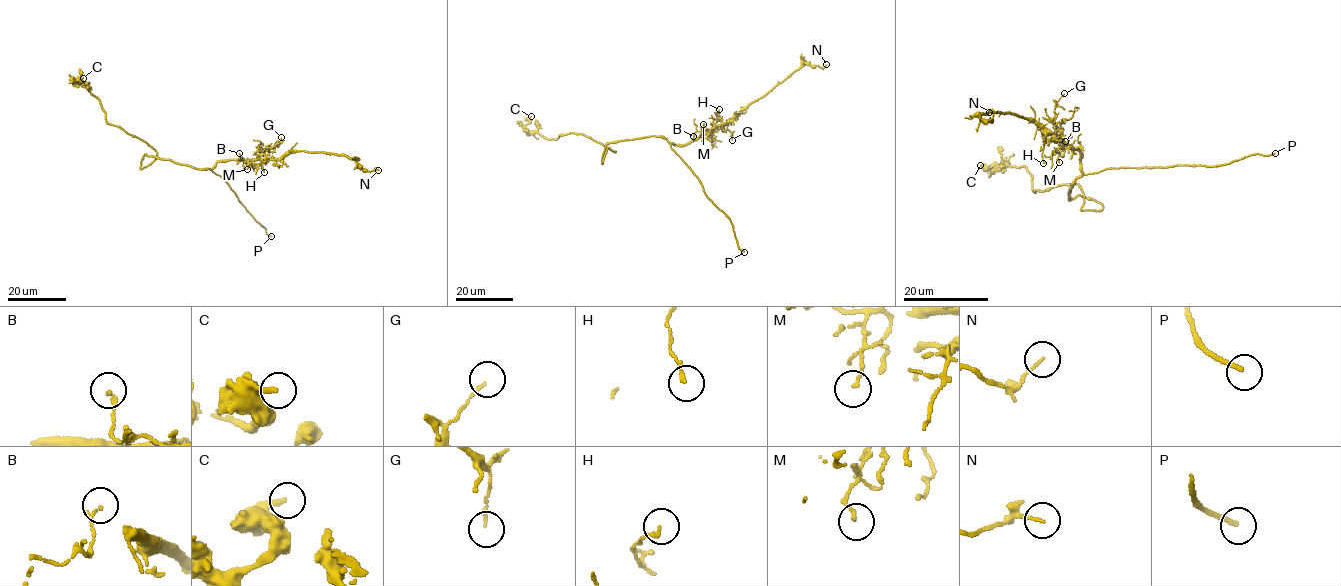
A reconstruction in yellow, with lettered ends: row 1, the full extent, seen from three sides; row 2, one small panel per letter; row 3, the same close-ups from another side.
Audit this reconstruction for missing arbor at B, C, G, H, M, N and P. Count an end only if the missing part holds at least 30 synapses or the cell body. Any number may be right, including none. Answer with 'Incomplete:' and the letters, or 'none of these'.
Incomplete: P

